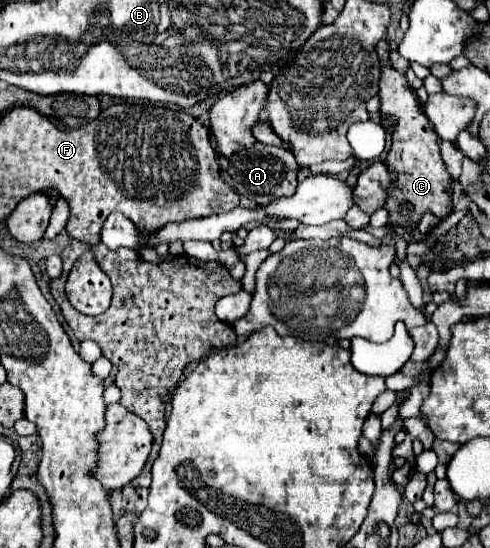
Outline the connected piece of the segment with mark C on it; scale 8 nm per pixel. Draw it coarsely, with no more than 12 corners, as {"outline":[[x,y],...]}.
{"outline":[[381,56],[379,100],[395,120],[383,162],[397,180],[383,208],[389,226],[427,242],[425,212],[453,212],[453,178],[421,102]]}

